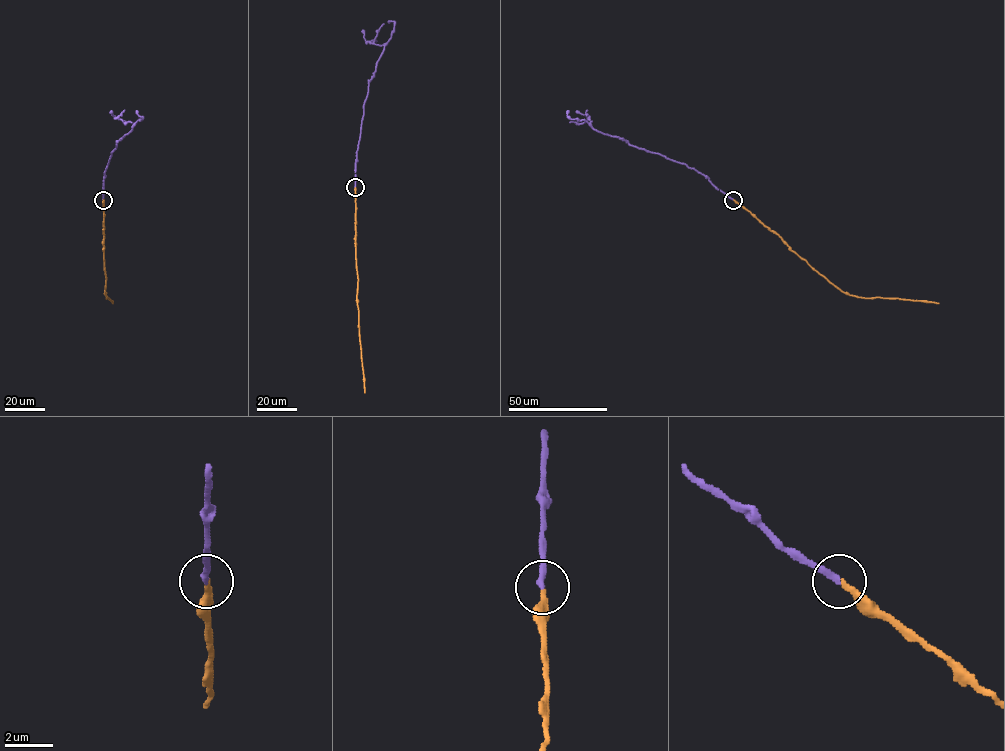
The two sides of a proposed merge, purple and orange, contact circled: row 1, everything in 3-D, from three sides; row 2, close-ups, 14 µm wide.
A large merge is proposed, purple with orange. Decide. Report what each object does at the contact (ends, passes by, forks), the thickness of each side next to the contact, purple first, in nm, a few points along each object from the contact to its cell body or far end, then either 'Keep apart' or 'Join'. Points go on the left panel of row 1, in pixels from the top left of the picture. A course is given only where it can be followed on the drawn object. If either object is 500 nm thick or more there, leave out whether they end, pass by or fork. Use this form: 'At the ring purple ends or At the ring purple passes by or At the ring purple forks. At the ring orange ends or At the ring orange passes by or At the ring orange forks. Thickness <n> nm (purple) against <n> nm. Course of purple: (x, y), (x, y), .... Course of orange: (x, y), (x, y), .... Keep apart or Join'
At the ring purple ends. At the ring orange ends. Thickness 280 nm (purple) against 260 nm. Course of purple: (103, 200), (105, 172), (111, 153), (133, 126), (122, 120), (125, 124), (131, 122). Course of orange: (103, 200), (105, 293), (113, 303). Join

